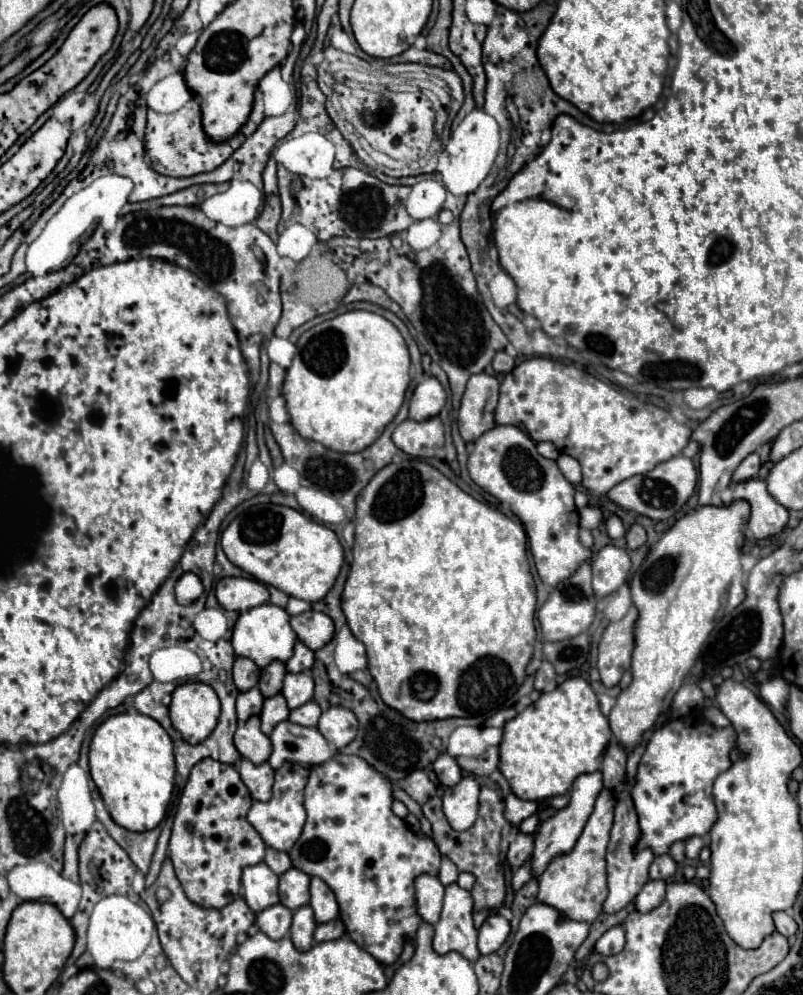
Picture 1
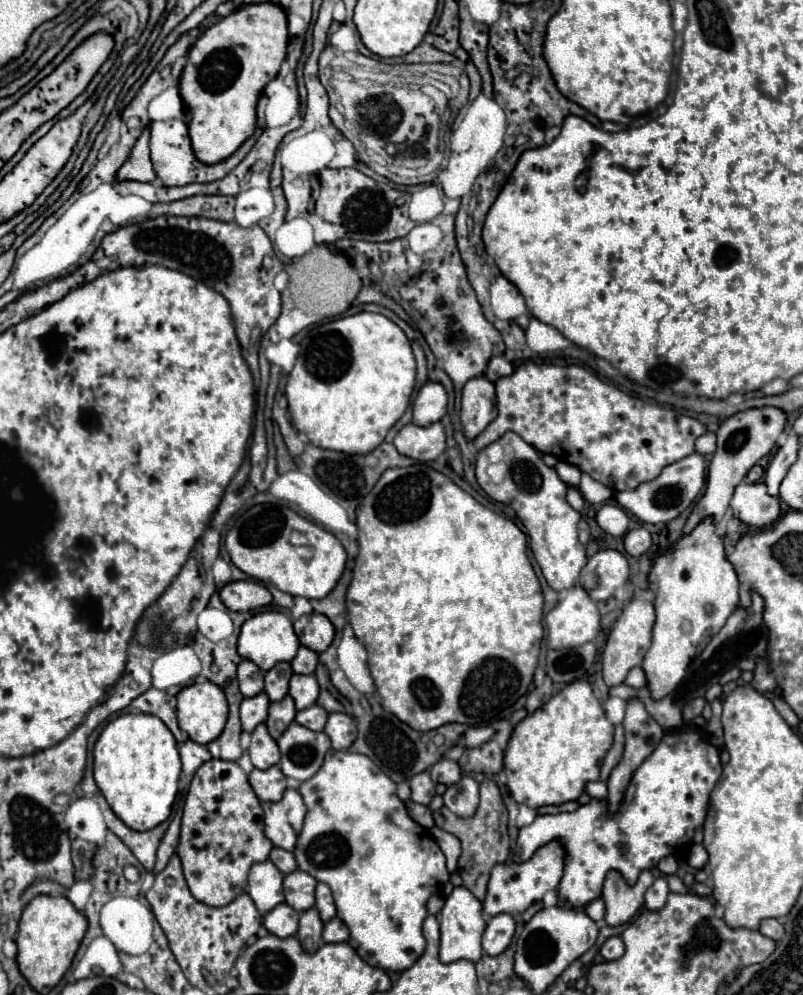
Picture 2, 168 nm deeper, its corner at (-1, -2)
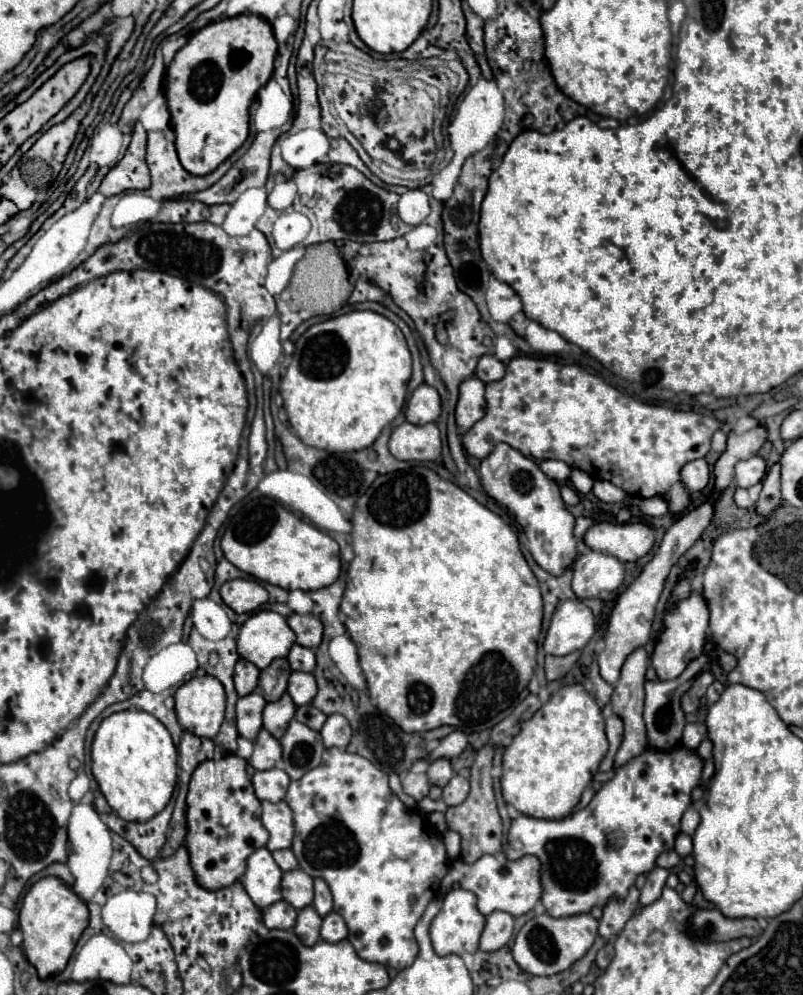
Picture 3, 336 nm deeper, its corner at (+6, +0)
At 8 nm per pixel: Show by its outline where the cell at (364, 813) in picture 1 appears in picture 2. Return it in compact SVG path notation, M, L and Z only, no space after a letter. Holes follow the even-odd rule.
M329 751L321 769L301 783L299 793L307 805L307 817L295 847L297 867L331 887L337 917L349 927L351 947L369 965L385 971L409 969L425 951L421 923L427 917L427 899L449 881L445 855L431 833L417 825L395 795L395 783L365 755L351 751Z

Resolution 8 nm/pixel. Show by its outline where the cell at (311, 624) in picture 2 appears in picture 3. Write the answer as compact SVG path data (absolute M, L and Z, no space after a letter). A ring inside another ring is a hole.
M292 613L288 617L290 629L296 633L296 643L308 649L316 649L322 641L322 623L314 615L298 615Z

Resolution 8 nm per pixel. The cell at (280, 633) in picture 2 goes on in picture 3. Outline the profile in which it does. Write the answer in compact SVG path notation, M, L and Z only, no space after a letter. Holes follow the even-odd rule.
M258 611L248 617L238 633L238 655L258 669L266 669L274 659L286 657L296 637L286 617L274 611Z

